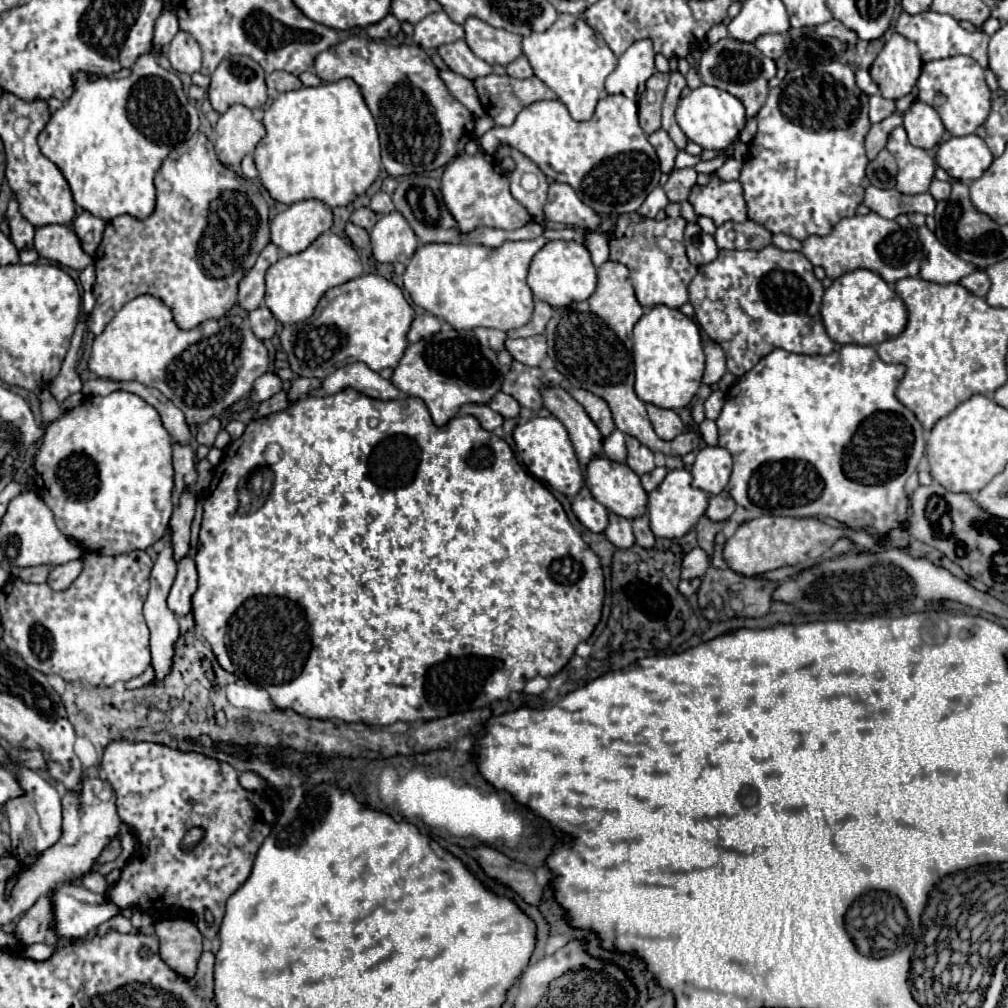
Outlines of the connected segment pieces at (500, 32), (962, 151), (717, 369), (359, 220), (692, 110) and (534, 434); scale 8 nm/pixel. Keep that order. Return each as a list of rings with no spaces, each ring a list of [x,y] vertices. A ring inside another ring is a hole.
[[[470,17],[464,23],[466,43],[476,57],[490,65],[508,65],[522,55],[522,37],[504,29],[494,29],[488,23]]]
[[[978,135],[952,137],[942,143],[936,153],[936,163],[952,177],[960,181],[976,181],[992,165],[994,157],[986,143]]]
[[[708,341],[704,345],[704,353],[706,353],[706,371],[702,377],[702,383],[714,385],[720,381],[720,377],[726,373],[726,359],[724,359],[724,351],[718,343]]]
[[[360,207],[360,209],[356,209],[356,211],[352,213],[350,221],[352,221],[354,225],[358,225],[358,227],[364,227],[366,231],[370,231],[370,229],[376,225],[376,221],[378,221],[378,215],[376,215],[374,211],[370,211],[368,207]]]
[[[700,85],[690,95],[680,99],[678,109],[676,109],[676,121],[680,129],[686,133],[686,137],[698,143],[702,149],[720,151],[724,147],[733,146],[733,158],[740,161],[740,140],[737,136],[746,125],[746,113],[740,99],[730,95],[728,91],[722,91],[714,85]]]
[[[532,417],[526,423],[518,423],[514,429],[514,441],[520,459],[534,477],[548,483],[552,489],[564,495],[576,495],[580,491],[584,481],[582,465],[568,439],[566,427],[556,417]]]

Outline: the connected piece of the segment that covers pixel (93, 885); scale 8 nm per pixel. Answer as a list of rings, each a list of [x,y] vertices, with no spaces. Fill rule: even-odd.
[[[88,873],[88,875],[82,879],[82,885],[88,887],[90,891],[106,893],[106,879],[104,879],[100,873]]]

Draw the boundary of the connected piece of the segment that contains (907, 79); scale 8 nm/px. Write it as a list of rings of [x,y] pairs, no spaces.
[[[894,33],[884,45],[880,55],[870,67],[872,79],[876,79],[882,97],[900,99],[908,95],[922,73],[922,57],[916,43]]]

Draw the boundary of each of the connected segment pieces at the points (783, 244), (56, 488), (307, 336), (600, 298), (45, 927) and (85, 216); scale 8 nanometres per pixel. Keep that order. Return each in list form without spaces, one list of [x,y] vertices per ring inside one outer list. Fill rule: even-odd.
[[[774,235],[772,245],[776,245],[782,251],[800,251],[800,247],[802,247],[802,243],[792,239],[790,235]]]
[[[114,391],[108,397],[92,397],[92,399],[84,399],[82,405],[74,407],[72,411],[64,413],[60,419],[56,419],[54,423],[50,423],[50,427],[44,433],[42,439],[42,447],[38,451],[36,457],[36,493],[44,499],[44,503],[52,509],[54,519],[58,529],[68,535],[70,539],[74,539],[80,547],[88,549],[88,551],[98,551],[102,555],[120,555],[120,553],[128,553],[128,551],[136,551],[136,549],[146,549],[150,545],[154,545],[158,539],[162,539],[170,515],[172,515],[172,489],[174,489],[174,469],[172,469],[172,437],[168,435],[168,431],[164,429],[160,415],[156,413],[156,409],[152,405],[148,405],[144,399],[140,399],[134,393],[126,393],[126,391]]]
[[[362,275],[358,279],[352,279],[344,285],[330,289],[320,299],[318,305],[320,307],[316,307],[314,315],[308,321],[294,325],[294,327],[292,325],[284,327],[280,333],[280,343],[282,343],[284,353],[288,355],[290,369],[298,377],[324,379],[332,371],[336,371],[348,363],[366,363],[372,371],[380,371],[384,367],[394,369],[398,365],[398,361],[404,355],[404,349],[408,347],[406,333],[408,333],[408,327],[414,319],[414,309],[404,299],[400,287],[396,287],[392,281],[378,277],[378,275]]]
[[[606,261],[598,269],[598,287],[590,299],[554,311],[546,327],[548,357],[552,359],[556,369],[572,383],[572,387],[596,393],[608,403],[616,429],[636,437],[642,445],[646,445],[654,453],[660,451],[664,455],[682,457],[698,449],[696,433],[684,431],[672,441],[662,441],[652,429],[652,423],[646,415],[646,405],[634,393],[632,329],[642,315],[644,309],[634,297],[632,283],[628,279],[628,269],[620,263]]]
[[[48,895],[40,897],[16,923],[14,937],[24,945],[58,941],[56,931],[52,931],[52,903],[48,903]]]
[[[84,211],[80,213],[76,219],[74,219],[74,231],[84,247],[84,251],[88,255],[94,255],[96,247],[100,245],[102,241],[102,233],[104,233],[104,227],[106,227],[106,221],[104,219],[98,219],[94,217],[92,213]]]

